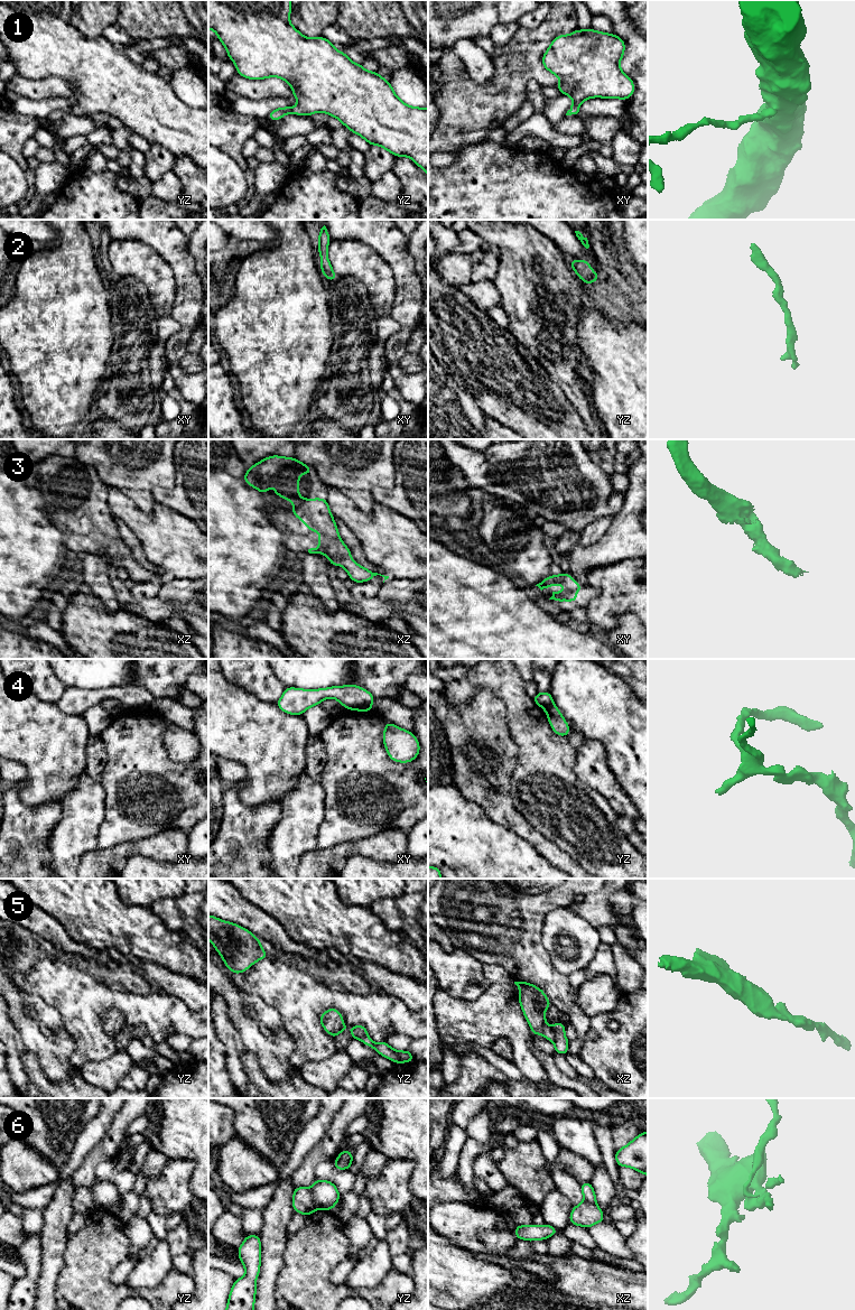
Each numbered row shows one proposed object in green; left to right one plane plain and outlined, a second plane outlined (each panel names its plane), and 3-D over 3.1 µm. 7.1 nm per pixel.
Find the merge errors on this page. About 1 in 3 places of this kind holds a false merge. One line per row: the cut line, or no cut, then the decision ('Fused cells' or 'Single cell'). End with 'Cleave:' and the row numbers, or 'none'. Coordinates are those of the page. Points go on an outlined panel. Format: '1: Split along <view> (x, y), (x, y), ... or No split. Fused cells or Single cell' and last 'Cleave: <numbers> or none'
1: No split. Single cell
2: No split. Single cell
3: No split. Single cell
4: No split. Single cell
5: No split. Single cell
6: Split along yz (309, 1189), (316, 1209). Fused cells
Cleave: 6

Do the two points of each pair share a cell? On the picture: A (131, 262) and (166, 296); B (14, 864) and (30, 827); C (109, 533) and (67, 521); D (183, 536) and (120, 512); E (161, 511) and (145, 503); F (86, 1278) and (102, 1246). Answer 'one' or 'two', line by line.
A: one
B: one
C: one
D: one
E: two
F: one

